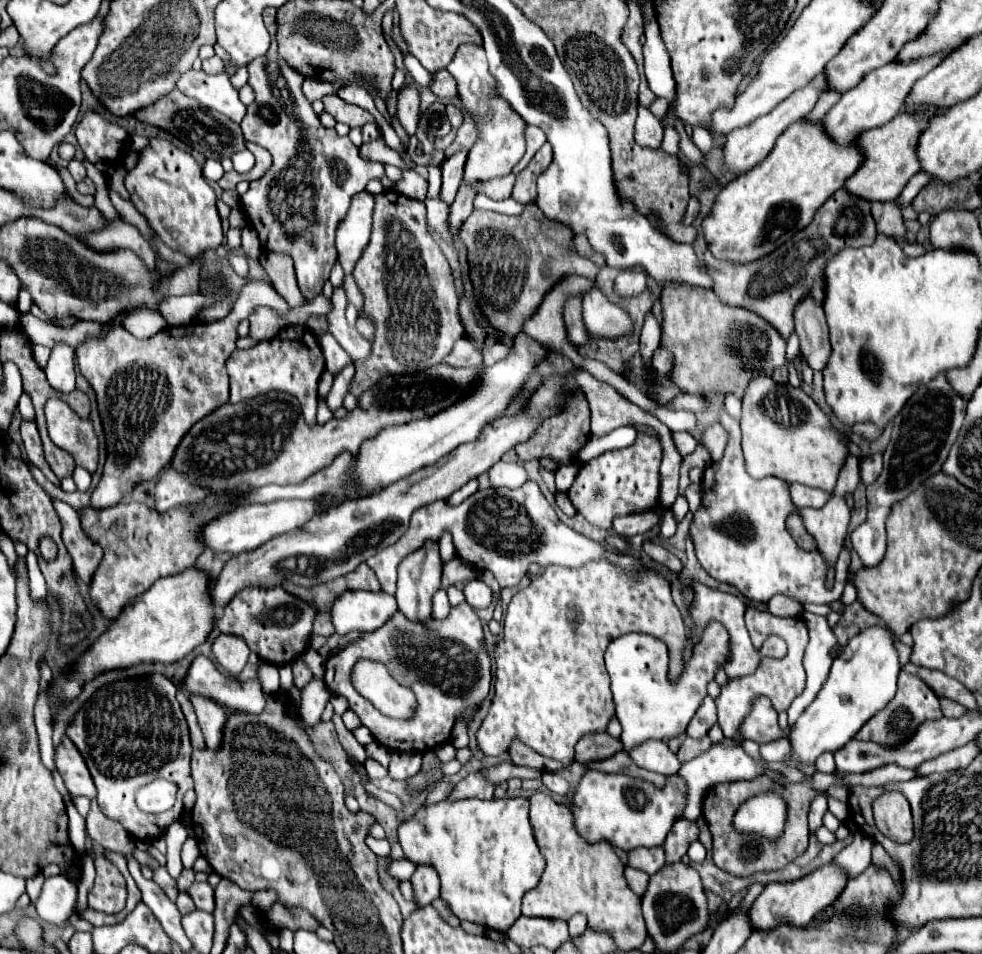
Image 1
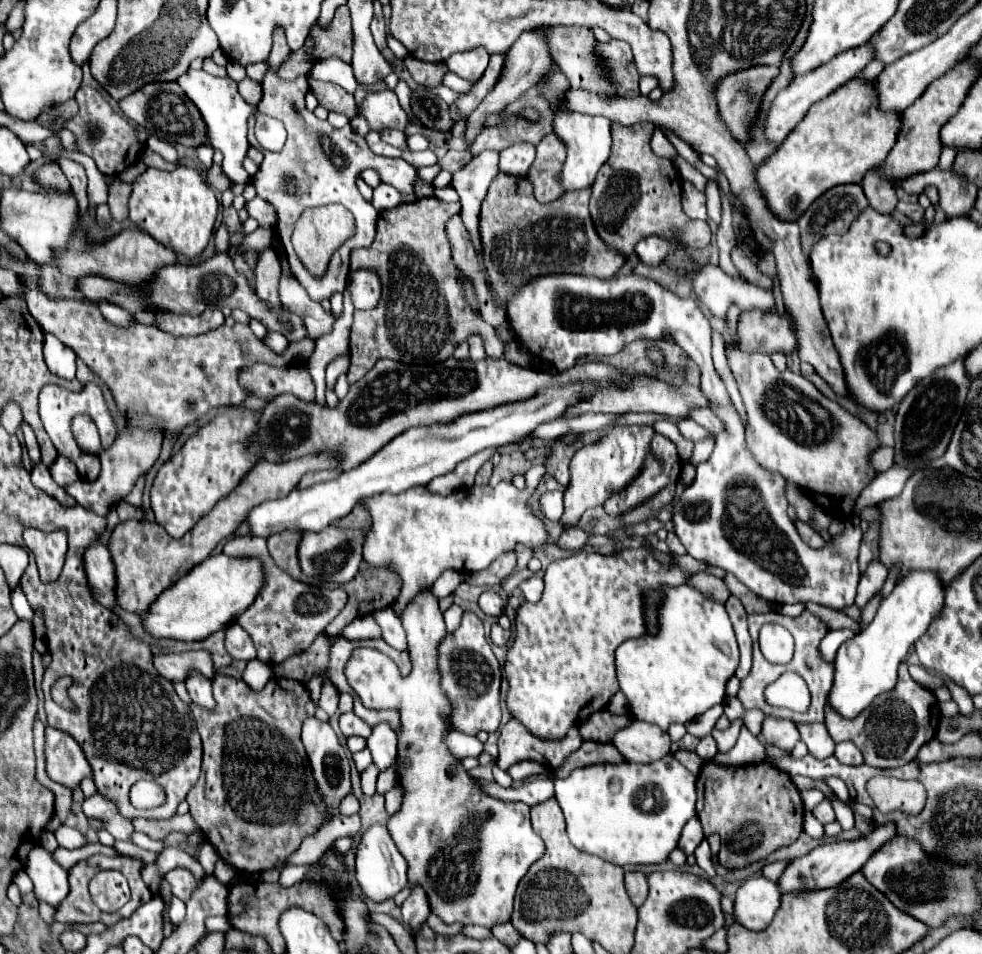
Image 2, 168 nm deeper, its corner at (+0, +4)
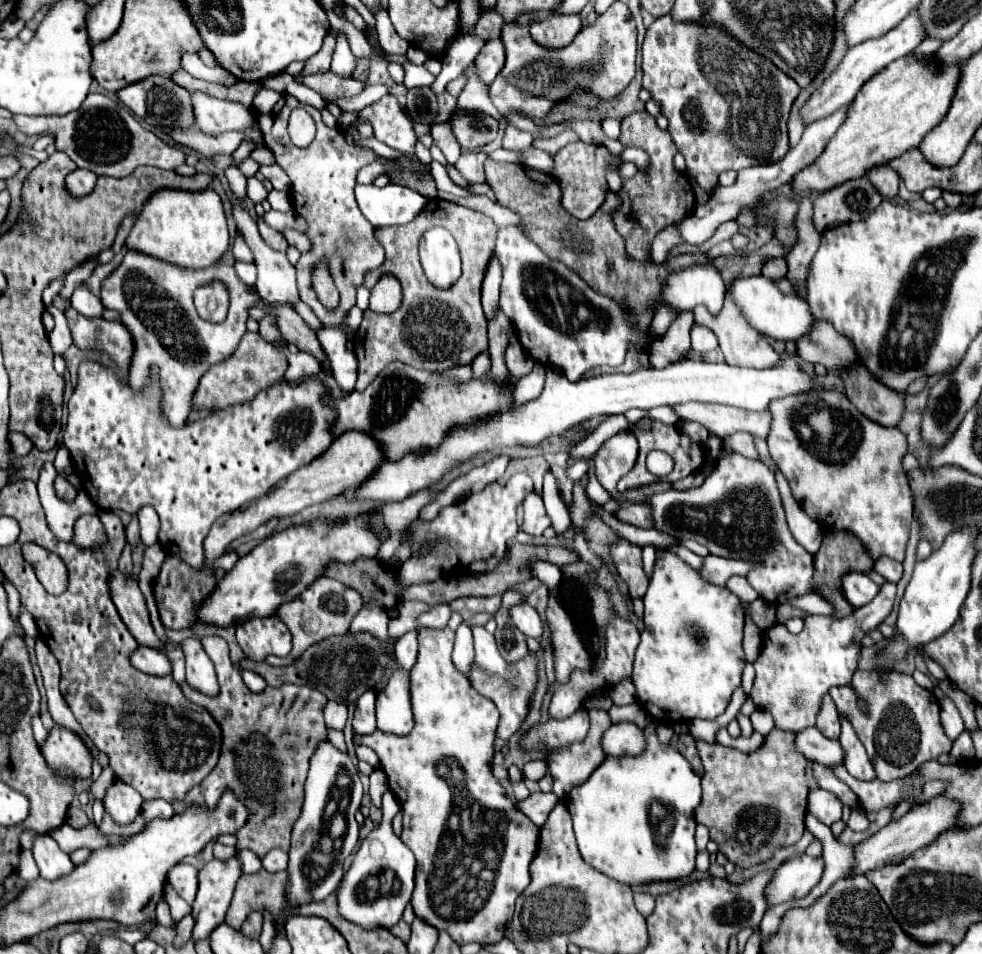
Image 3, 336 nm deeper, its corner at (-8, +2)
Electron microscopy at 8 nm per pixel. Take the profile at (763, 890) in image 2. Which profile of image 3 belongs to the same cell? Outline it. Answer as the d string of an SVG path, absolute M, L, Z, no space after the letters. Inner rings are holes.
M800 855L782 863L774 871L764 891L768 909L786 901L796 901L806 897L810 889L820 881L822 871L824 871L824 861L812 859L808 855Z

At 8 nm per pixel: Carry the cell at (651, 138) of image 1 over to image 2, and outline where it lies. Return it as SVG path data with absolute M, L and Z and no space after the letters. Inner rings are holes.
M656 129L656 131L654 131L650 145L652 145L652 151L654 151L656 155L666 157L666 159L670 159L670 161L674 161L674 157L678 155L678 151L674 149L674 145L672 145L664 135L662 135L662 131L660 131L660 129Z

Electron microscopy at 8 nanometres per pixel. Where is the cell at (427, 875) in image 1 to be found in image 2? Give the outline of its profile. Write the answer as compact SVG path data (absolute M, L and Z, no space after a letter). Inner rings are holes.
M414 887L410 897L402 905L402 923L416 933L426 923L428 915L430 915L430 907L426 893L422 891L422 887Z

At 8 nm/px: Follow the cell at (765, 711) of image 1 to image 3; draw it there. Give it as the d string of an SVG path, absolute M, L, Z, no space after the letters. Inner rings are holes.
M804 727L794 733L796 749L806 757L822 765L842 763L842 747L838 741L830 741L816 727Z

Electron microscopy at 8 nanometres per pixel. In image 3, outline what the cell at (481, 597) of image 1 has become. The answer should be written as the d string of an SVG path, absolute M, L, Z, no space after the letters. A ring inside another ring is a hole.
M520 603L520 605L514 605L508 609L508 615L512 619L512 623L524 633L524 635L530 635L534 639L538 639L542 635L542 621L536 613L534 607L530 607L528 603Z

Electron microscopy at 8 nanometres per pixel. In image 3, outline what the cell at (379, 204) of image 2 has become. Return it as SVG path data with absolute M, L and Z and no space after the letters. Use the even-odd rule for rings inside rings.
M388 183L386 187L356 185L356 201L362 215L376 229L410 223L428 203L416 191L394 183Z

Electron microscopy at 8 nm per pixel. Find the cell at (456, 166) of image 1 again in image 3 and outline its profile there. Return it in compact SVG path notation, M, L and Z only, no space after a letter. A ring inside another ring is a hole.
M558 15L550 21L536 21L530 25L530 35L546 49L562 49L570 45L580 27L580 15Z

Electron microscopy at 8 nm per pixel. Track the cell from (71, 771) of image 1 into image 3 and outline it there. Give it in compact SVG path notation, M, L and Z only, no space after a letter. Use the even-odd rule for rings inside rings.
M54 727L42 747L46 763L54 769L70 769L76 779L92 775L92 757L86 745L68 729Z

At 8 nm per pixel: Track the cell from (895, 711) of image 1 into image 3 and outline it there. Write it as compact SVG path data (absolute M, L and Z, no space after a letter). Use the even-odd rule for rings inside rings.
M856 671L850 685L834 687L828 693L836 711L852 723L858 739L866 747L876 777L882 781L906 777L920 763L938 759L942 753L950 753L952 741L942 731L940 703L936 695L920 687L910 675L894 671L886 677L886 685L874 685L874 677L870 677L870 673ZM860 701L866 703L866 711L860 709Z

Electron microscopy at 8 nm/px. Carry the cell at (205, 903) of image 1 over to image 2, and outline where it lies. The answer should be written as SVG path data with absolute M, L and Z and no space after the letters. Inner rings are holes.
M182 867L168 871L166 873L166 881L172 887L172 895L178 897L178 899L182 899L182 901L188 901L190 895L192 895L192 891L198 887L196 877L188 869L182 869Z

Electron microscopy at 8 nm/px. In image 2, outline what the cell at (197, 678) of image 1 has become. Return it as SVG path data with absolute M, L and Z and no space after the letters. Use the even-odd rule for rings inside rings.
M194 651L194 653L156 653L154 667L170 681L184 681L190 669L202 671L208 679L212 679L212 659L208 651Z

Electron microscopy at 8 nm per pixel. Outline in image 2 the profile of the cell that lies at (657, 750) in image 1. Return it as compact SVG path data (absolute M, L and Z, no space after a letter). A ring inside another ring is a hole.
M632 721L612 737L614 747L626 761L652 763L670 751L670 735L652 723Z

